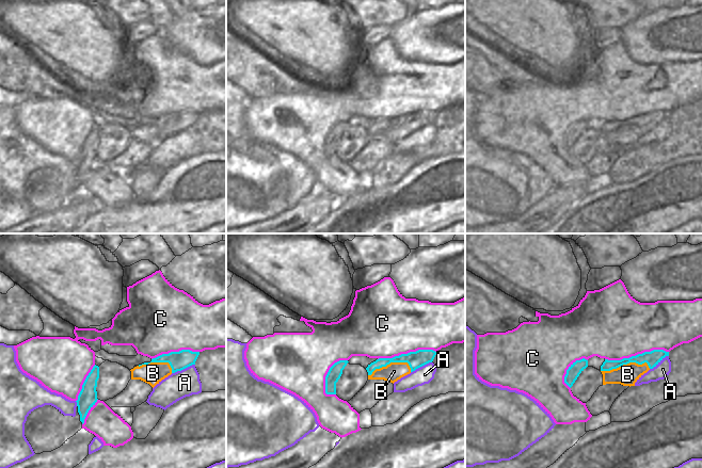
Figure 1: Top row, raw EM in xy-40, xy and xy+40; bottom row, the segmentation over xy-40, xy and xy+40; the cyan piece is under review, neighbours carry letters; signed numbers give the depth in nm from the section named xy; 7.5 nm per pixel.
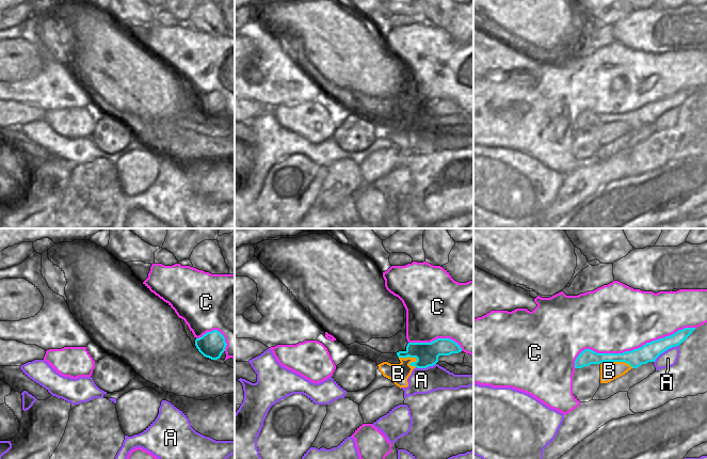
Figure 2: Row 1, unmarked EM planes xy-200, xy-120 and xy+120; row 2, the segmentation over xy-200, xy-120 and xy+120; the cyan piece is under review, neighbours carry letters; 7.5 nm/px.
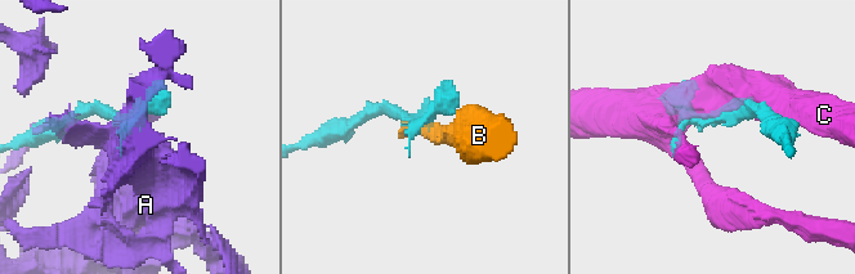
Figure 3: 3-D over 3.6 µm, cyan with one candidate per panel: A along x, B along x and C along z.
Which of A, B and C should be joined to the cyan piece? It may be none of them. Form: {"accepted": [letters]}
{"accepted": ["B"]}

